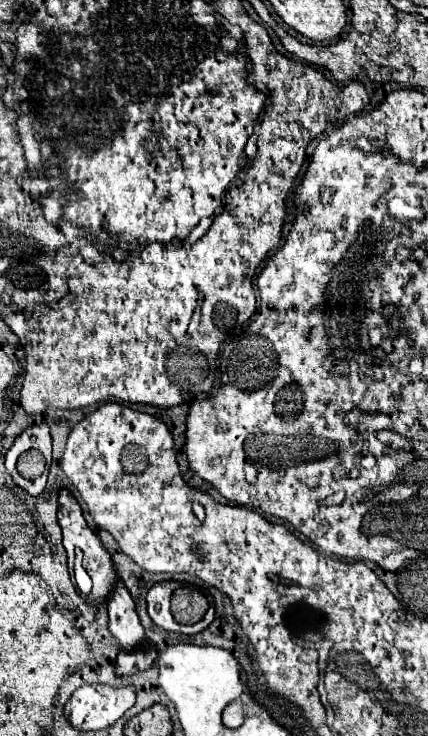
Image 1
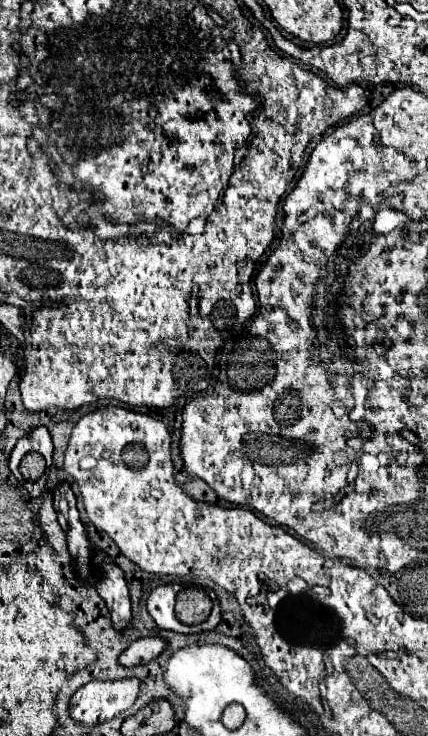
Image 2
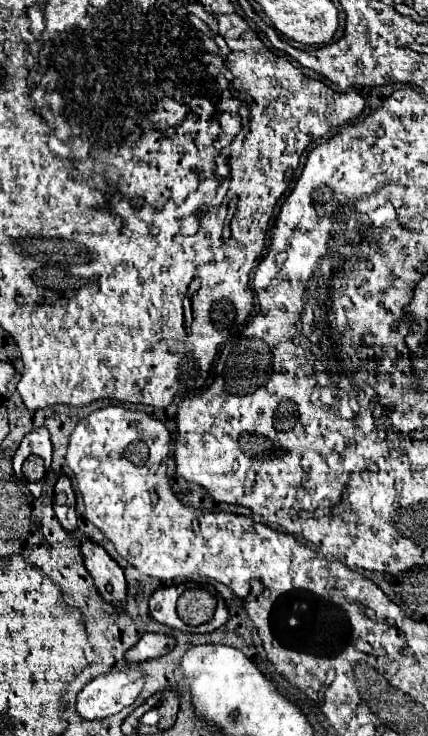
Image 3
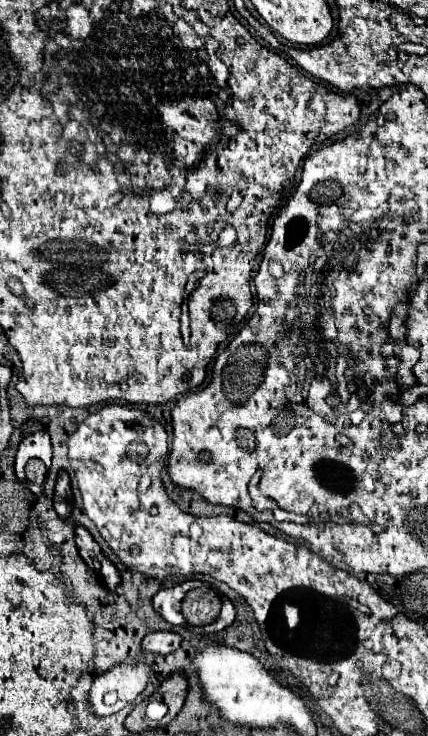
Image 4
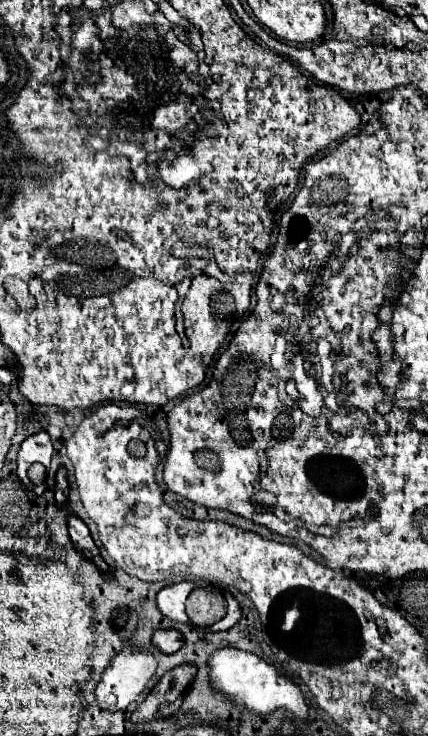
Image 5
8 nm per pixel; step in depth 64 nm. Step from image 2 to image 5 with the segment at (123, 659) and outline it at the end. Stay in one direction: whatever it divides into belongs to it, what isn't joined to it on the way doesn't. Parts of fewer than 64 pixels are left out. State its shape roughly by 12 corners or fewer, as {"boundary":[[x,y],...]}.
{"boundary":[[156,630],[152,644],[174,654],[184,644],[176,630]]}

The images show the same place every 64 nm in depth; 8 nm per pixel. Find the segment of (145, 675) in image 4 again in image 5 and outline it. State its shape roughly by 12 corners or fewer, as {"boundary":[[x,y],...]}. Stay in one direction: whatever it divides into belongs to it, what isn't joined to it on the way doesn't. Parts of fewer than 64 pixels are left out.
{"boundary":[[126,648],[104,670],[96,702],[128,708],[156,672],[156,660]]}

